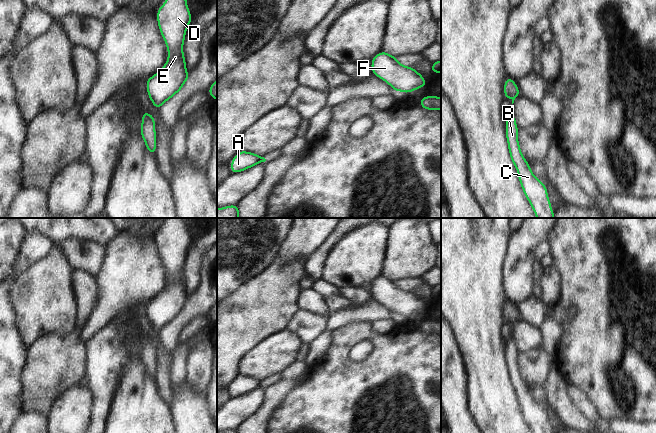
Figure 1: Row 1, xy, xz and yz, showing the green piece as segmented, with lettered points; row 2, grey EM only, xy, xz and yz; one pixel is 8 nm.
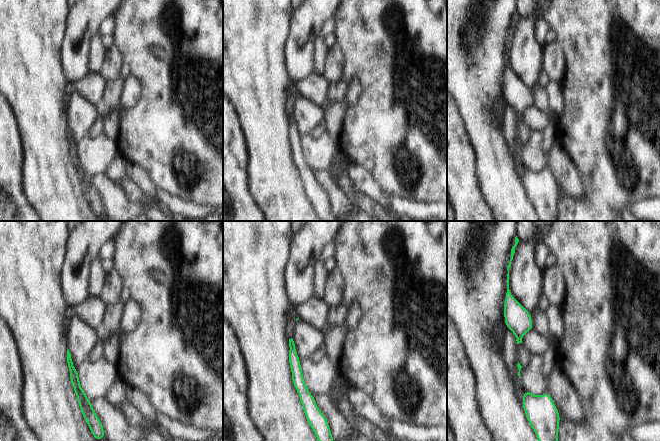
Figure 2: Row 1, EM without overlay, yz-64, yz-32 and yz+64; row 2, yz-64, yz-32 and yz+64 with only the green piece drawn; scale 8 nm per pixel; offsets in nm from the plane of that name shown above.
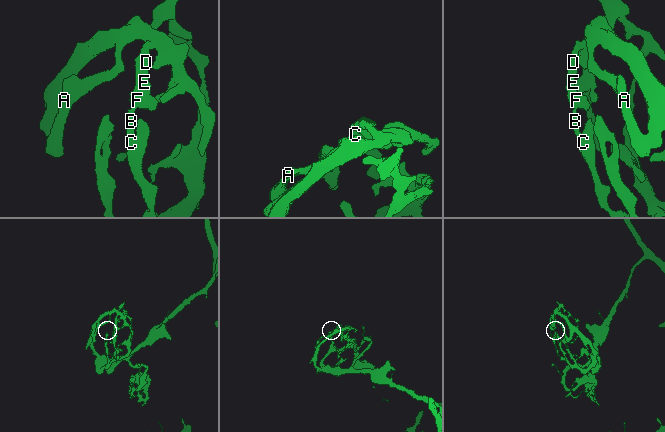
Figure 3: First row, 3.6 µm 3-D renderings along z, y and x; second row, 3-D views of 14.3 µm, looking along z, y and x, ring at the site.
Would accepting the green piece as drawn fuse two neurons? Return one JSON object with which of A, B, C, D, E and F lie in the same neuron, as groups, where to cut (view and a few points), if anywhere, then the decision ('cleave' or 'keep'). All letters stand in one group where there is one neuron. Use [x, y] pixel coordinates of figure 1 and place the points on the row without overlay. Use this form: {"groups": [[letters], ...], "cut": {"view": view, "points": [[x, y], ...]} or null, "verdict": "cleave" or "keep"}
{"groups": [["A", "B", "C", "D", "E", "F"]], "cut": null, "verdict": "keep"}

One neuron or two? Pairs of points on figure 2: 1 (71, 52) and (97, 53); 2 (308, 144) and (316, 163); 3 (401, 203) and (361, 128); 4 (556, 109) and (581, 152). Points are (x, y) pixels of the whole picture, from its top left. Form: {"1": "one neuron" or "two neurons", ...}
{"1": "two neurons", "2": "one neuron", "3": "two neurons", "4": "two neurons"}

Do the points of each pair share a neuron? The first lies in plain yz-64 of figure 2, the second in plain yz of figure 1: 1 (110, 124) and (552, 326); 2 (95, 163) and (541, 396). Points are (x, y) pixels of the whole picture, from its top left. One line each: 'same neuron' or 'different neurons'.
1: same neuron
2: different neurons

